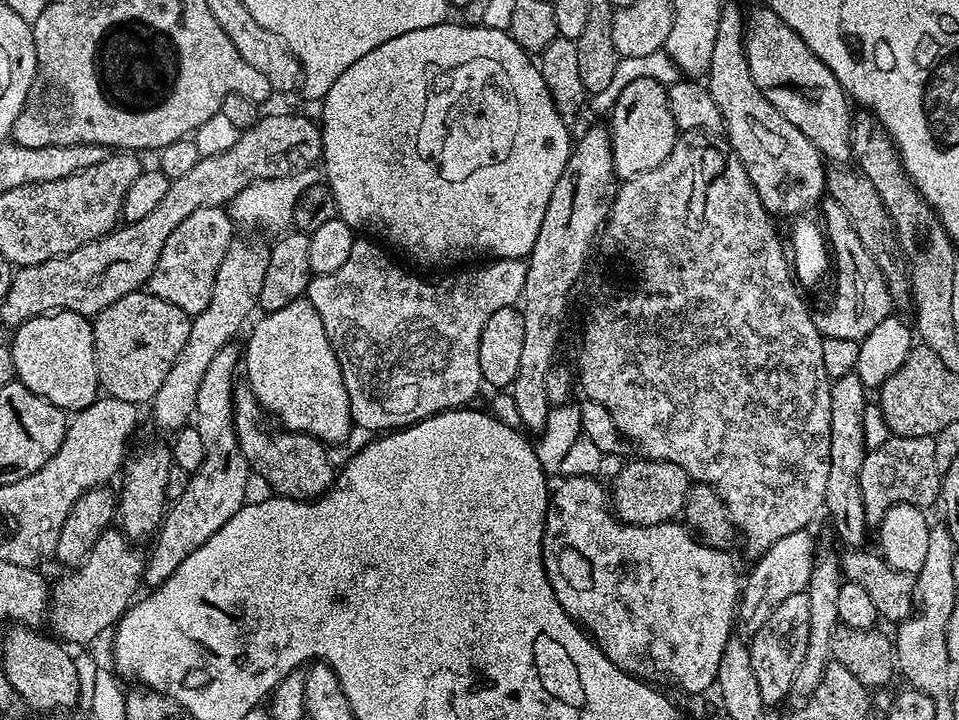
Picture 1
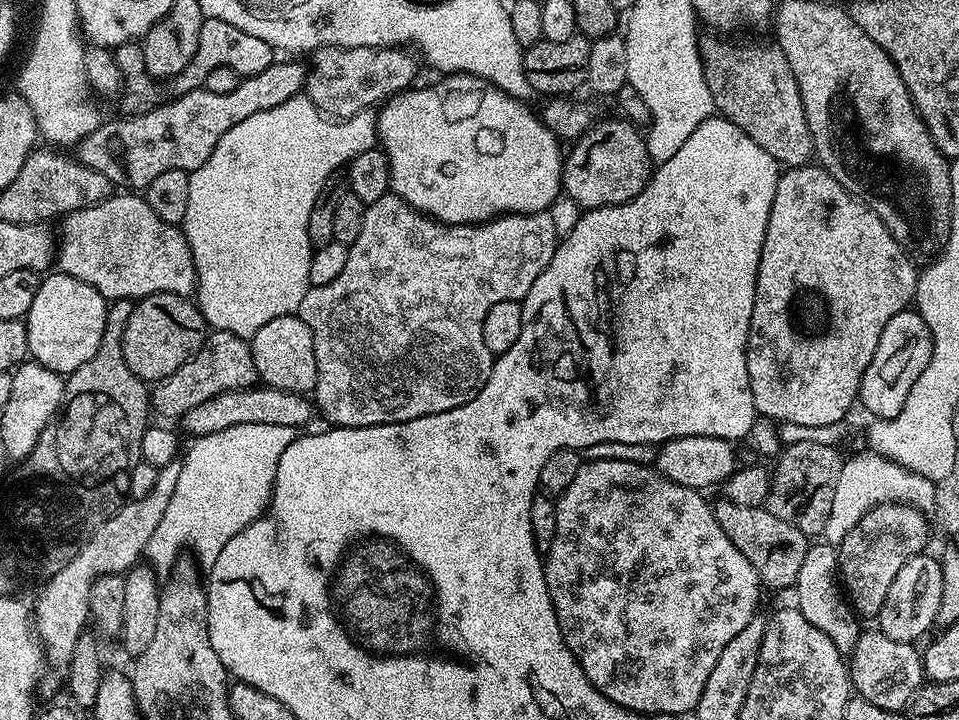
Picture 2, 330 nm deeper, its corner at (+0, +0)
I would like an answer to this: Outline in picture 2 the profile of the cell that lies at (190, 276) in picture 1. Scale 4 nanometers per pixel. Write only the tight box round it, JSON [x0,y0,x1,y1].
[58,194,197,301]

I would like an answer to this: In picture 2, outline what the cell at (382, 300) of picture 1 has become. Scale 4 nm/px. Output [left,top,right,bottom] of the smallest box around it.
[298,194,558,428]

